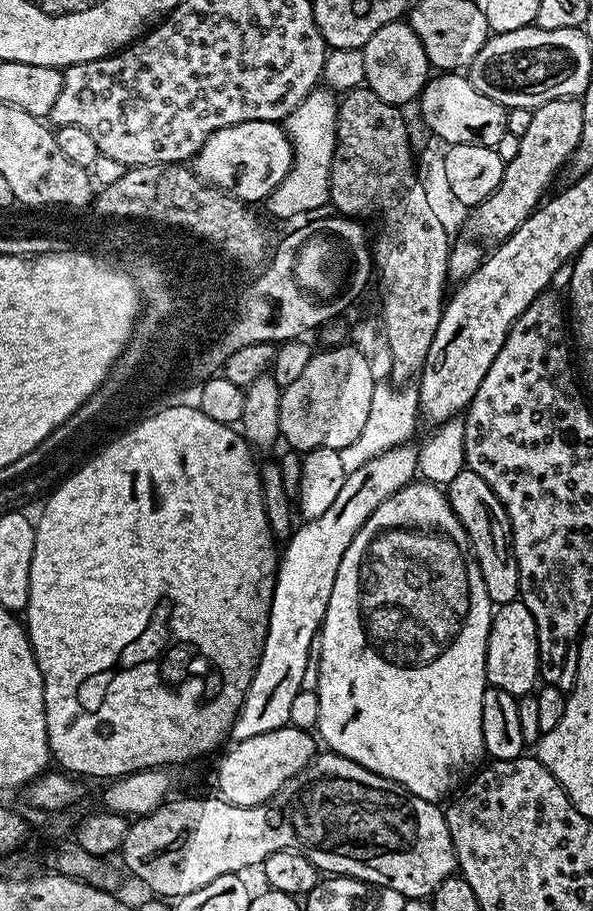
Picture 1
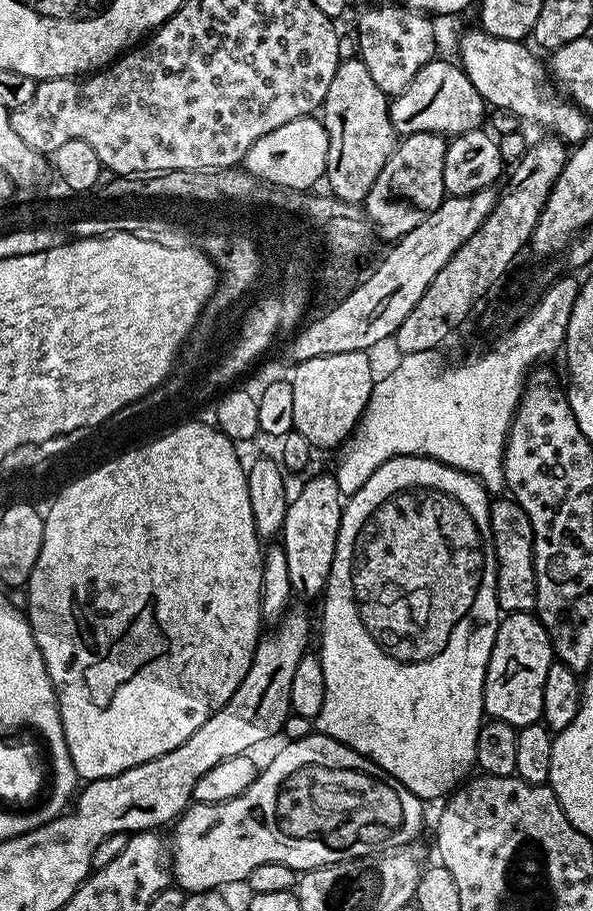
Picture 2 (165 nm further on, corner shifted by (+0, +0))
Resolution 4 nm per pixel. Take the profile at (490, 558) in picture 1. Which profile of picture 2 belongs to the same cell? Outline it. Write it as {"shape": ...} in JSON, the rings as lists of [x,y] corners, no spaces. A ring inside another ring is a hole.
{"shape":[[[496,498],[490,504],[490,530],[496,555],[496,597],[501,613],[536,611],[534,534],[526,510],[511,498]]]}

